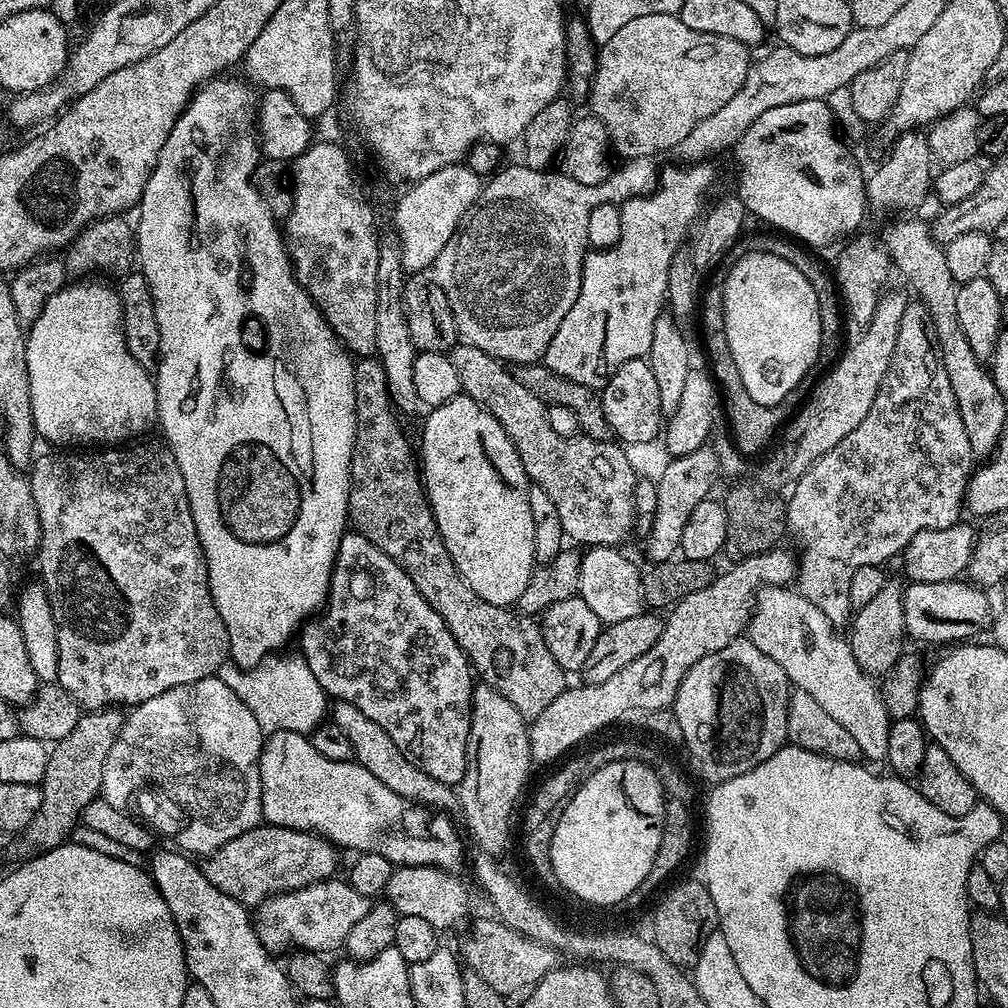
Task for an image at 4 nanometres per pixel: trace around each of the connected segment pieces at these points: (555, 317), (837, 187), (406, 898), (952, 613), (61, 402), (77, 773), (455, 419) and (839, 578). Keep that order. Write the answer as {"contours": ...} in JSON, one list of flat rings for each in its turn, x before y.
{"contours":[[[650,156,624,160,621,168,619,165,606,182,598,186,582,186,582,182,574,182,574,178,559,171,529,168,523,163,495,173,481,187,480,197,462,218,450,242,442,246,442,254,438,254,434,265,438,286,442,286,450,302,457,333,467,343,478,346,478,350,486,350,494,359,504,361,505,365,541,363,582,286,584,257,590,251,586,238,590,210,599,204,619,206,625,200,648,195,658,184,656,163]],[[823,100,790,102,786,106,774,106,774,110,766,110,766,114,755,120,746,134,742,134,734,149,736,164,740,167,738,195,745,209,751,215,753,212,758,219,773,224,776,227,773,229,808,246,832,244,835,240,843,241,851,237,864,220,866,176,860,173,859,166,844,149,845,141,840,141,836,134,838,125]],[[396,866,386,893,387,903,400,916,413,916,430,922,437,930,456,928,468,916,468,892,459,875,434,866]],[[957,578,954,580,947,580,946,582,918,582,917,584,909,583,907,587,904,588,904,630,909,637,912,636,916,640,921,640,924,644,944,644,940,646,952,646,957,642,968,642,973,638,979,637,976,636,979,632,987,633,989,631,990,625,994,619,994,607,988,601,988,596,983,587,977,586,971,582,965,582,963,579]],[[80,278,75,282,65,283,63,288,59,288,48,299,42,314,38,314,38,318,26,332,28,342,26,346,26,362,28,363,28,373,30,374,30,402,32,403,36,435,41,441,49,440,52,446,120,446,125,442,132,442,137,438,143,437,140,435,154,428,158,420,155,379,145,372,142,366,138,366,138,362,134,362,130,350,126,350,120,293,113,285,111,288,110,285,103,284,102,281,96,279,100,278]],[[116,706,85,711,78,726,66,734,66,738,51,745,46,774,39,783,42,806,38,806,38,814,30,818,28,827,9,846,8,852,13,856,13,861,31,860,33,856,40,856,60,844,69,843,72,832,81,823,82,810,86,810,86,806,90,806,90,802,101,795,106,758,110,758,110,746,114,746,124,718,125,713]],[[466,395,431,409,424,420,424,429,418,440,418,464,422,469,422,483,428,505,436,519,442,542,460,572,460,576,486,602,503,608,515,606,530,582,533,568,537,567,534,554,534,514,530,510,528,490,530,481,522,466,514,442,494,418,478,402]],[[910,302,906,306,906,314,902,314,902,322,898,330,898,343,894,345,894,358,890,358,890,370,886,370,886,378,882,378,882,386,878,386,878,394,874,398,874,406,870,406,870,414,862,418,862,422,855,430,850,430,834,450,822,454,814,466,803,472,799,480,795,481,792,497,786,500,786,528,794,539,800,543,798,547,798,571,795,583,798,590,830,618,830,622,837,626,847,625,854,615,850,602,850,578,862,566,875,564,887,565,887,560,892,560,903,553,904,548,922,530,942,530,946,526,957,523,961,519,960,512,964,508,964,491,968,479,974,471,974,457,970,450,970,438,966,438,966,426,962,426,962,414,958,414,958,402,954,402,954,390,950,390,950,378,946,378,946,370,942,366,940,349,936,342,936,331,932,325,932,316,928,313,925,304]]]}

